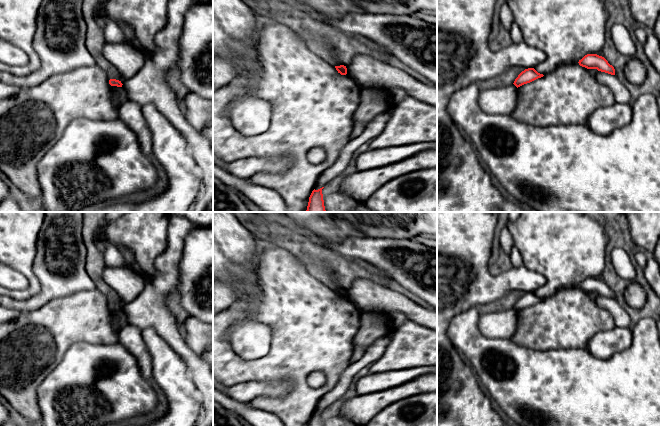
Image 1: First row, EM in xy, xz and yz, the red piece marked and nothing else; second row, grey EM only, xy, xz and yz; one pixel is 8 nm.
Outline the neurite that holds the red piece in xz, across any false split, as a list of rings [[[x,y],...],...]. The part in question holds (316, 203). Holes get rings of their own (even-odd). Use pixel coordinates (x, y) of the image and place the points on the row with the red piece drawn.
[[[324,187],[313,190],[310,197],[309,202],[307,206],[306,212],[326,212],[325,206],[324,206],[324,200],[323,200],[323,194],[322,189]]]

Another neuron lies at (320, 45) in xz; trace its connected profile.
[[[296,33],[300,40],[315,54],[333,66],[342,65],[338,60],[332,44],[324,35],[315,36],[310,33]]]

